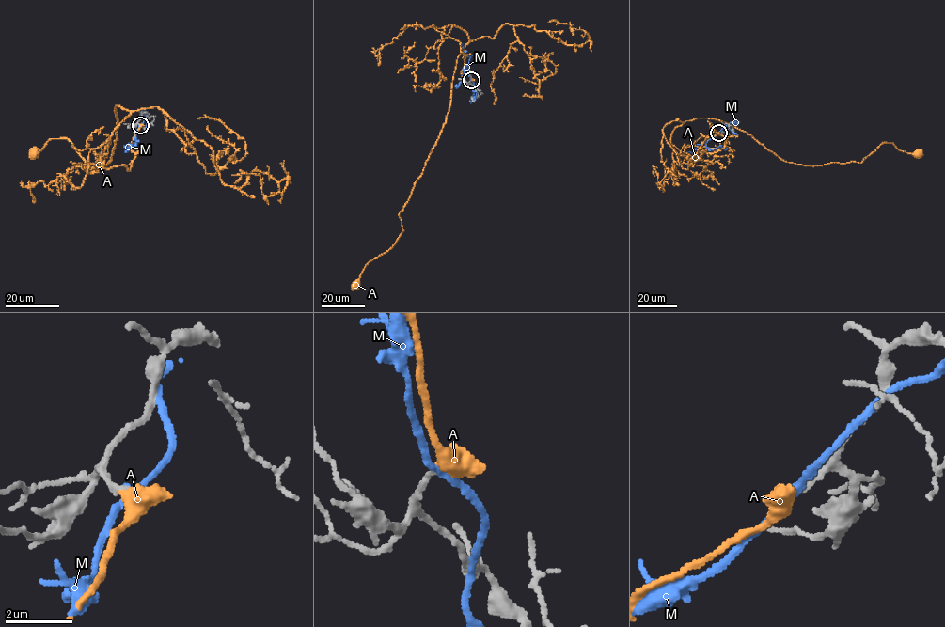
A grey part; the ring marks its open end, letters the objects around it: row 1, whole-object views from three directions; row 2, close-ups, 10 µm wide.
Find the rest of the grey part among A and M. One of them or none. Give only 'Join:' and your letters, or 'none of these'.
Join: A

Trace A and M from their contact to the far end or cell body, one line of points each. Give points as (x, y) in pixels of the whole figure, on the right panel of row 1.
A: (718, 133), (693, 166), (674, 161), (672, 132), (701, 117), (800, 164), (861, 162), (883, 142), (918, 153)
M: (718, 132), (703, 144), (707, 148), (719, 146), (726, 149)

